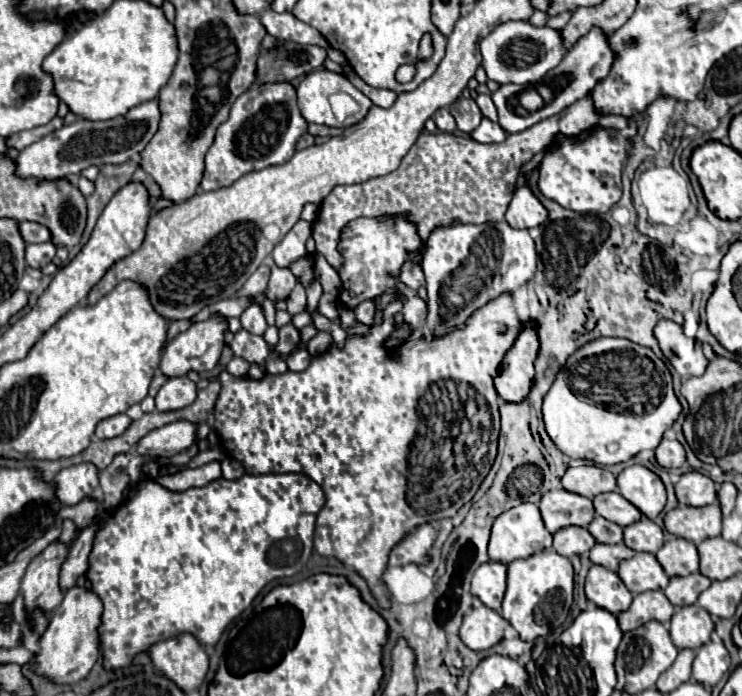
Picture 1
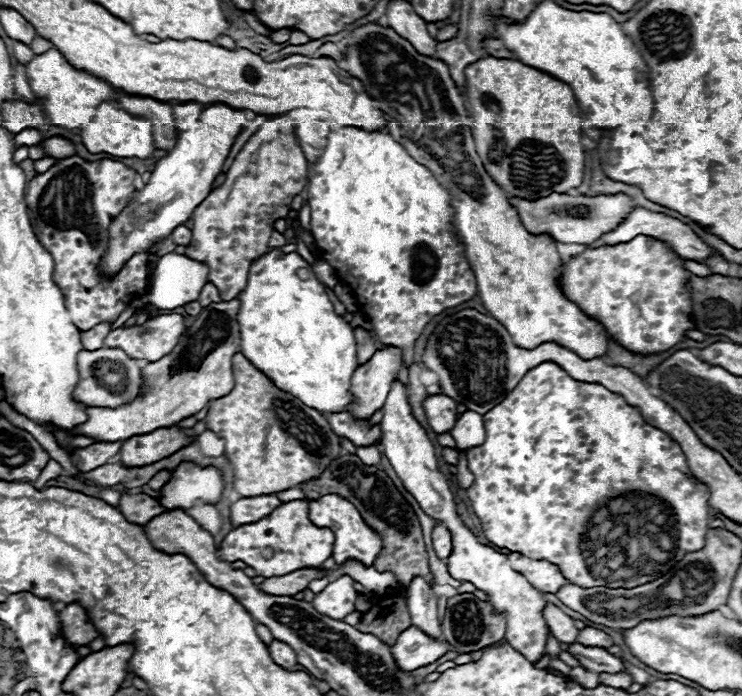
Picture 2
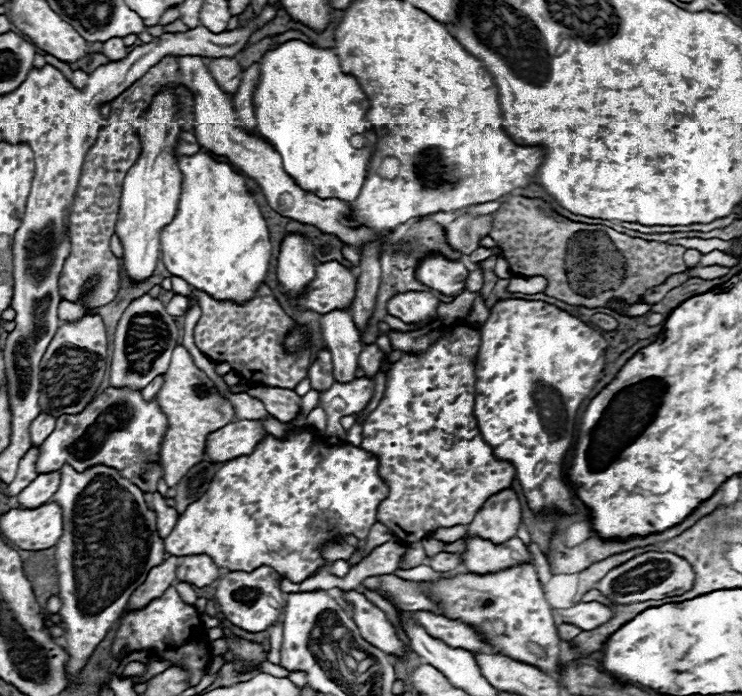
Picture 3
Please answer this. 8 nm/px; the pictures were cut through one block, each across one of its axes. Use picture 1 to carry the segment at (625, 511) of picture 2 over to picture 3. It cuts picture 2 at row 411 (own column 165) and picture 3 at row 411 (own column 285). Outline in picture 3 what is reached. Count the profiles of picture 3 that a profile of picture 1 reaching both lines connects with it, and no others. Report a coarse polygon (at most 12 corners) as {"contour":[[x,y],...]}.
{"contour":[[498,302],[474,416],[530,510],[574,514],[562,464],[604,336]]}

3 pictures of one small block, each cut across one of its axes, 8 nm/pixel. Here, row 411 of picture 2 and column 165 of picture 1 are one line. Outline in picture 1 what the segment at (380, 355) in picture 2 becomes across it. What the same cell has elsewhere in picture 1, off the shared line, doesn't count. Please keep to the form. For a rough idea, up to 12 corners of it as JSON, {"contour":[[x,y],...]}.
{"contour":[[224,318],[192,324],[160,362],[166,378],[210,372],[224,348]]}

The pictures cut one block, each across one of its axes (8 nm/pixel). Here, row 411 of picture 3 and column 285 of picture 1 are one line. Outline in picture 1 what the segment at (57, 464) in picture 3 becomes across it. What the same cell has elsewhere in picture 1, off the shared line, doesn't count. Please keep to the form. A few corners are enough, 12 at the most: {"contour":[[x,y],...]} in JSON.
{"contour":[[292,84],[252,86],[218,126],[204,192],[292,158]]}

